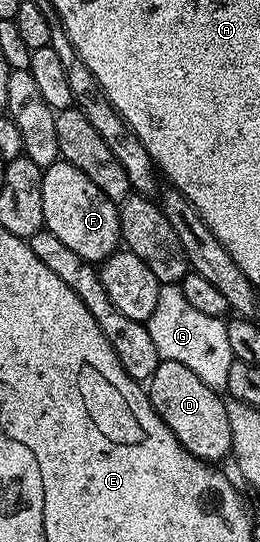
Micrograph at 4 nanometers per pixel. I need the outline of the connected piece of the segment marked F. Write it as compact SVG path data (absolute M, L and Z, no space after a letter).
M65 160L54 161L43 171L41 211L45 228L57 235L65 247L77 251L81 259L101 263L120 248L118 204L110 201L89 175Z

